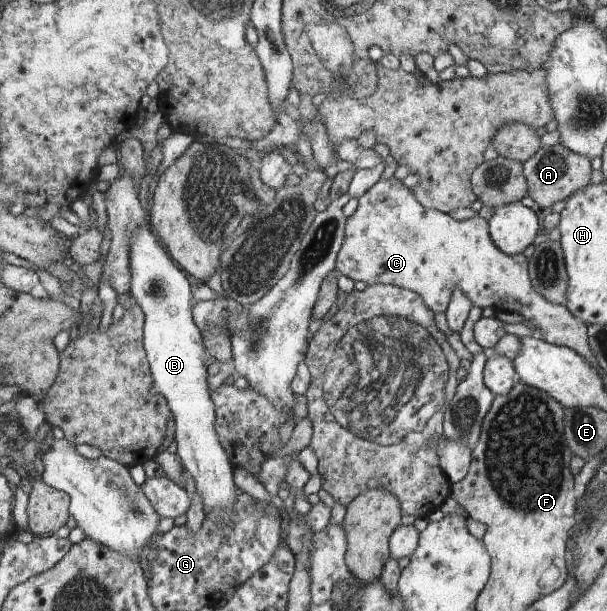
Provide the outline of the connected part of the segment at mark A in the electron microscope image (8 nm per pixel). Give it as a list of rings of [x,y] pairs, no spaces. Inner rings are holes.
[[[559,142],[552,146],[542,145],[521,165],[527,186],[526,195],[536,202],[542,212],[547,211],[554,202],[564,201],[572,193],[576,193],[578,188],[584,188],[590,182],[588,157],[576,154]]]

